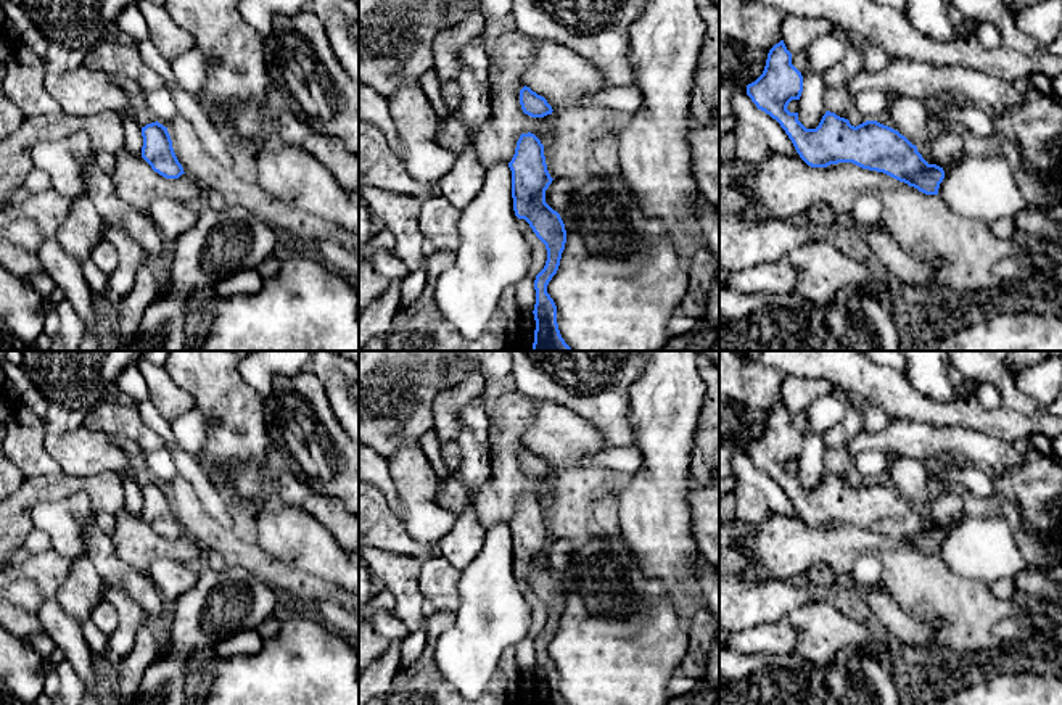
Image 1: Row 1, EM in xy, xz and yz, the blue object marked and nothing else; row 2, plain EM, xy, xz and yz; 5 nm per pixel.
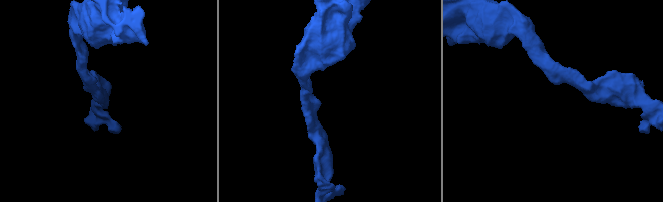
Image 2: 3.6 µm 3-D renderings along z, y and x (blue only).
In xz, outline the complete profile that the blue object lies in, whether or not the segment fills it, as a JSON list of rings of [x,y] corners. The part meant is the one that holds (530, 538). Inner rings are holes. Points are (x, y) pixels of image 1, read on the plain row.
[[[534,494],[520,496],[508,528],[515,576],[529,584],[547,610],[545,626],[534,641],[536,691],[533,705],[566,705],[558,691],[557,666],[547,653],[547,645],[560,626],[566,591],[560,575],[545,563],[545,550],[554,539],[547,531],[544,505]]]

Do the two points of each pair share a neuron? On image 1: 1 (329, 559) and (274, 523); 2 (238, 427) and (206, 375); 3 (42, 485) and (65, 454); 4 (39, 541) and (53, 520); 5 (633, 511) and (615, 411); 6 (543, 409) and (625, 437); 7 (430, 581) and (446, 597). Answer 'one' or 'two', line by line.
1: one
2: one
3: two
4: two
5: two
6: two
7: one

